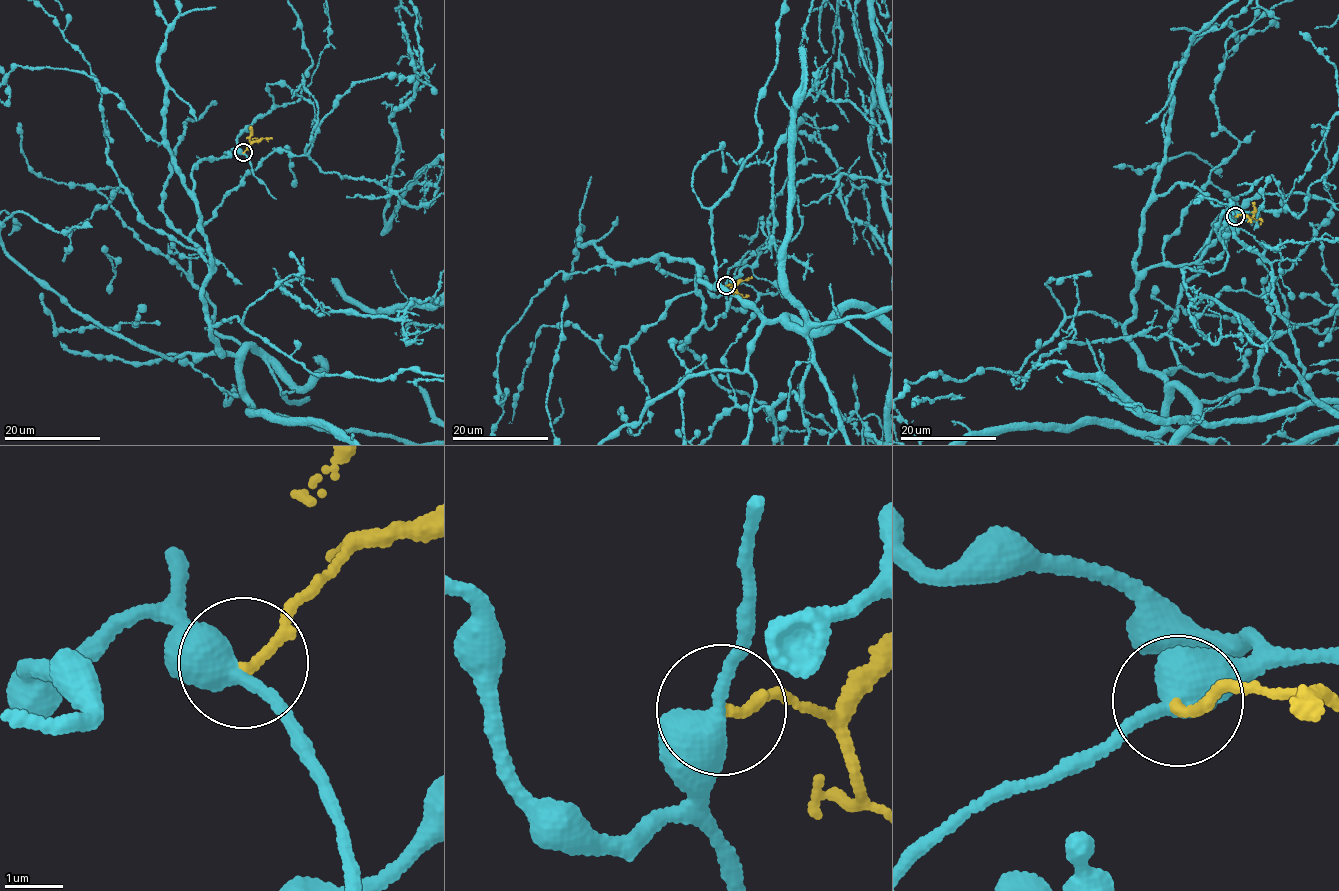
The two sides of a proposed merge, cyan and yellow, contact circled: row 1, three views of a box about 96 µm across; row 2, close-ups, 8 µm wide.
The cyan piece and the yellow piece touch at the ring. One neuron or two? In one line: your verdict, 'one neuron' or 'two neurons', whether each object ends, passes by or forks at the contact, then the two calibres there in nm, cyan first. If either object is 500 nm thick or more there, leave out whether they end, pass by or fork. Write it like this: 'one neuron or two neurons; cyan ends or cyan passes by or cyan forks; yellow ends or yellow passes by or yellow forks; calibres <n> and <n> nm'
two neurons; cyan passes by; yellow ends; calibres 440 and 150 nm

